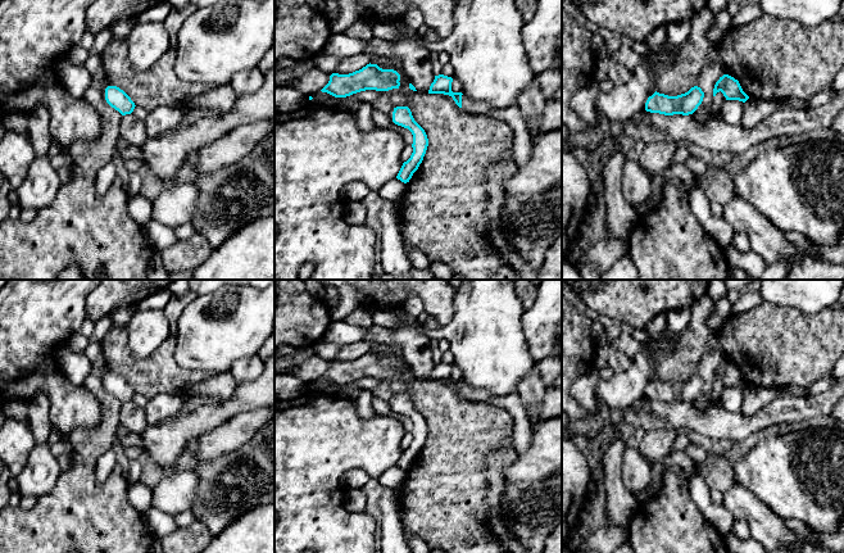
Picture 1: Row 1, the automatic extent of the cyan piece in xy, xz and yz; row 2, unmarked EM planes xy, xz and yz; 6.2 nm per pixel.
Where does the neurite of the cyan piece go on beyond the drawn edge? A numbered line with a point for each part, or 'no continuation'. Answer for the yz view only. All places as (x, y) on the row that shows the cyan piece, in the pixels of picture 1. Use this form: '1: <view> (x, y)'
no continuation

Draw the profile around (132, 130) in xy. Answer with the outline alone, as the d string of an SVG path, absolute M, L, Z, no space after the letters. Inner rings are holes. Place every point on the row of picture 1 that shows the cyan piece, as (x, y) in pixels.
M132 113L122 117L119 135L128 145L137 148L142 146L149 139L145 123Z

